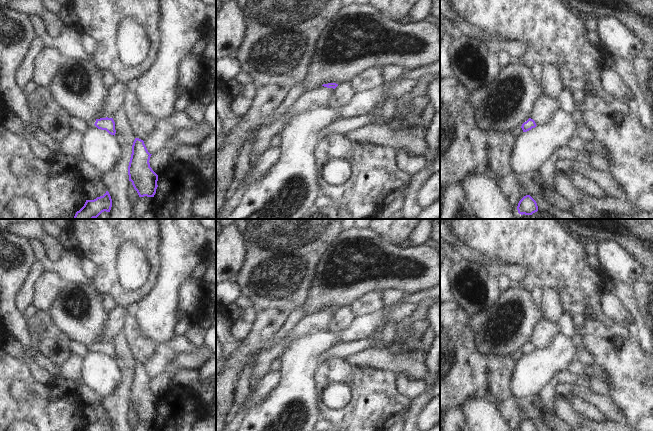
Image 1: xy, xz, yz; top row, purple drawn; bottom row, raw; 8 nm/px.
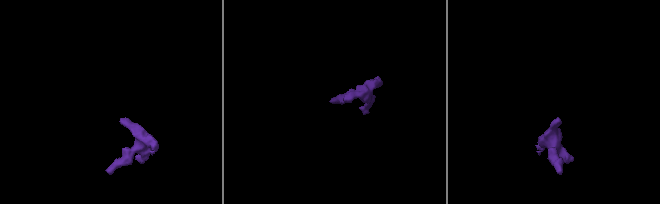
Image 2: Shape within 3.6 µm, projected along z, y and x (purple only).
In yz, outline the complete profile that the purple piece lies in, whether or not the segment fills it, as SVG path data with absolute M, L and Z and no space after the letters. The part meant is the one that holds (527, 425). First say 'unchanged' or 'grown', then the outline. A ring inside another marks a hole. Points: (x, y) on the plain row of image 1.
unchanged; M524 420L518 427L517 431L538 431L536 425L530 420Z

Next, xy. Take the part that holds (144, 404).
unchanged; M135 362L132 369L132 378L128 390L129 405L139 421L154 421L158 411L158 399L150 391L150 378L144 365Z

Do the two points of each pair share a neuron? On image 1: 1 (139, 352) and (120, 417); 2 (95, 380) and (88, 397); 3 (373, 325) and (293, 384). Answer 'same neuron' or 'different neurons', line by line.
1: different neurons
2: different neurons
3: same neuron

